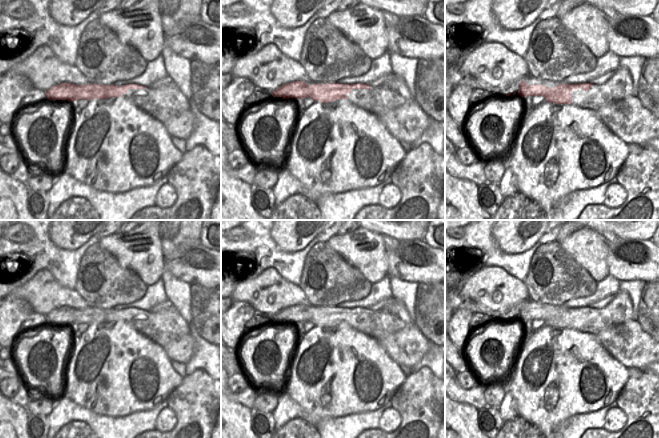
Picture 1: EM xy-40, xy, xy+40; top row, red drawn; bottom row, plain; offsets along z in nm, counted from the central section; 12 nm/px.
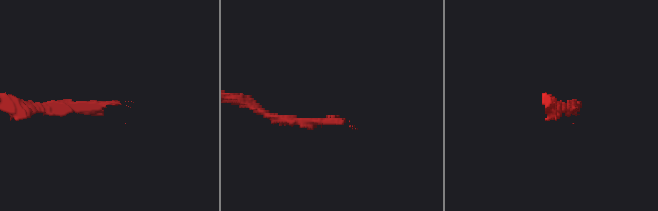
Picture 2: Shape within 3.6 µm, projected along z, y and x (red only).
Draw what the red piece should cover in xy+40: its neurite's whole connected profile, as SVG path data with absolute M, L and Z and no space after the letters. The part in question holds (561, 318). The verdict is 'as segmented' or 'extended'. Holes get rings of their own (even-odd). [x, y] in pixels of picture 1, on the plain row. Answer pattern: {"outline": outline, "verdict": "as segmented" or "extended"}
{"outline": "M531 300L522 301L519 304L521 306L518 318L522 322L543 320L545 325L555 328L571 328L573 313L589 315L593 310L591 307L567 308L563 305L540 304Z", "verdict": "extended"}

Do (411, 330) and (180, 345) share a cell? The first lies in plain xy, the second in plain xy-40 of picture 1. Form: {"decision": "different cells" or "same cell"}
{"decision": "same cell"}

